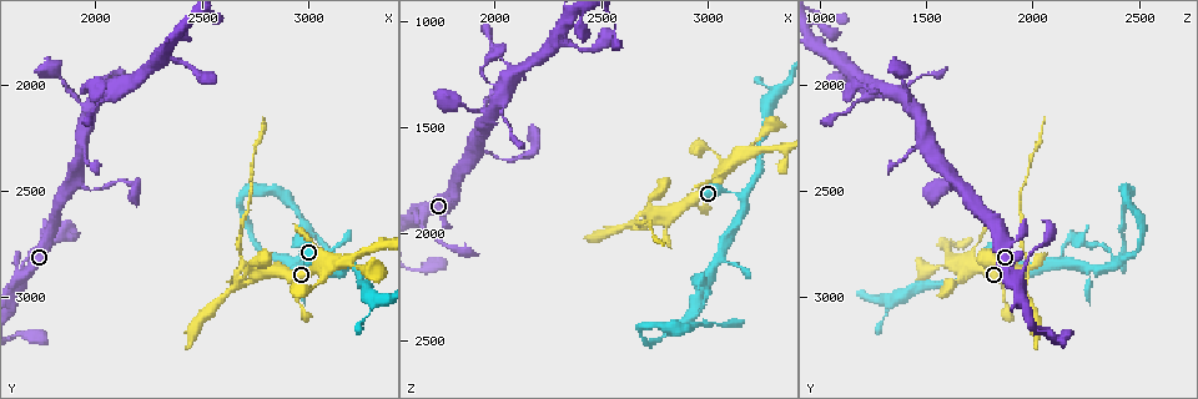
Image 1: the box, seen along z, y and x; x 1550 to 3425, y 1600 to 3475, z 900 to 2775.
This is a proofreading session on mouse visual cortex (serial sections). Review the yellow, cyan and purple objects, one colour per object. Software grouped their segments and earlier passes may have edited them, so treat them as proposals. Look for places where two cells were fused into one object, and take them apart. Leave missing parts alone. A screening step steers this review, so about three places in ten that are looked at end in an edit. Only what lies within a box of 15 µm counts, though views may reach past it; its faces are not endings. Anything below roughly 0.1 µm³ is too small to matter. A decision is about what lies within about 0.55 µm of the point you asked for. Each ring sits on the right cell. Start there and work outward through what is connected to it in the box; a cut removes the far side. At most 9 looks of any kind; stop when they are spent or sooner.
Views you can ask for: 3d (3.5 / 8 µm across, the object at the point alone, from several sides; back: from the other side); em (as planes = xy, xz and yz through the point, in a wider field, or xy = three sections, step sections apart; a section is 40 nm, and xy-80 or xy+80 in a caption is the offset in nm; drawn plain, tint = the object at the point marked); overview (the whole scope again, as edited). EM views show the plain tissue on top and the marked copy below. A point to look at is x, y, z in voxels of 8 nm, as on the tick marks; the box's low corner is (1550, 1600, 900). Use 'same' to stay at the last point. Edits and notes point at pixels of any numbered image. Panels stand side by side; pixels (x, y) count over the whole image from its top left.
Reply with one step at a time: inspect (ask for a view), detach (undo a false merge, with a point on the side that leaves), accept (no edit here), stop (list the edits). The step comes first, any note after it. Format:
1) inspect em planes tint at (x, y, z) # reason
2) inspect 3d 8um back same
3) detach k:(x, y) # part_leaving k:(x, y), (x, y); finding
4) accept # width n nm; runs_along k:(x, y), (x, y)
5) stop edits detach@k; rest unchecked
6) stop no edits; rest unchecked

inspect 3d 3.5um back at (2660, 2910, 1960) # side arm on a straight run

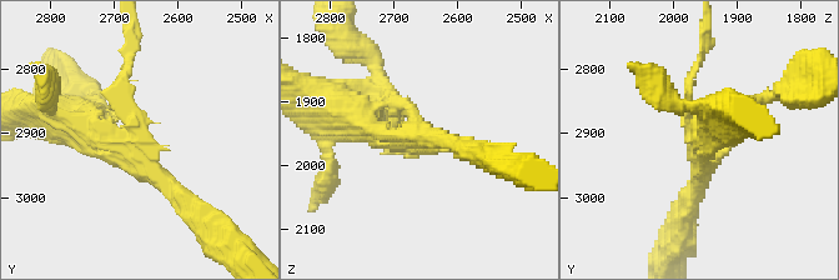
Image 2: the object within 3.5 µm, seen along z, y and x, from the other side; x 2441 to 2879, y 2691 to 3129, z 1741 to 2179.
inspect em xy step 5 tint at (2665, 2920, 1955) # arms 3; arm_widths 150, 250, 450 nm

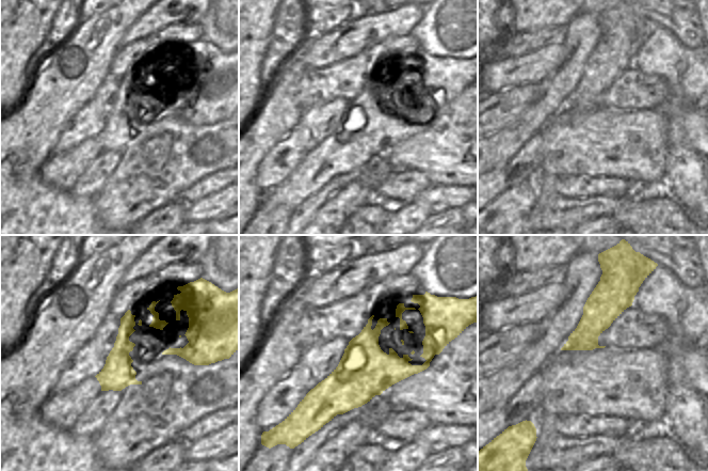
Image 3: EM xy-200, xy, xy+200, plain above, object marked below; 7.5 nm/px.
inspect em xy step 3 tint same

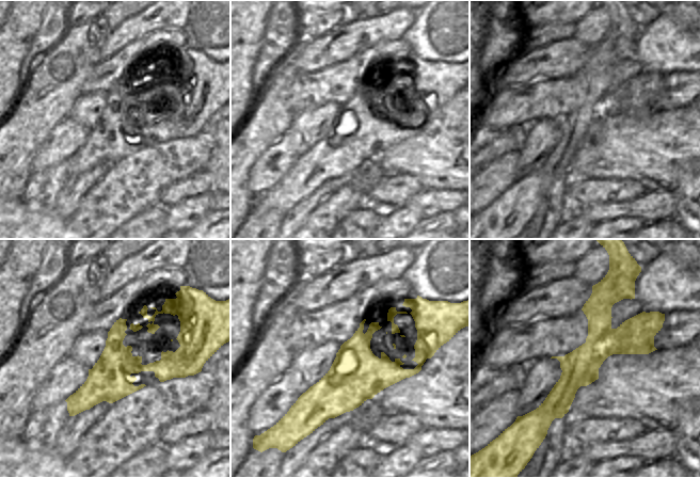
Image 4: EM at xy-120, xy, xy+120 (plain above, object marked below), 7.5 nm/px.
detach 2:(688, 88) # part_leaving 2:(134, 136), (119, 94), (134, 33); a second cell is stuck on

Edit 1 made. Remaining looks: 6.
inspect 3d 8um back at (3040, 2950, 1630) # abrupt turn

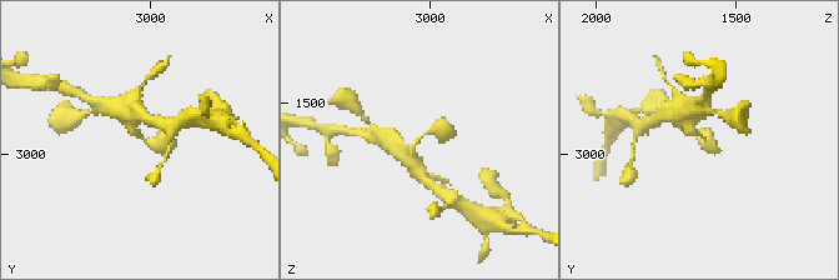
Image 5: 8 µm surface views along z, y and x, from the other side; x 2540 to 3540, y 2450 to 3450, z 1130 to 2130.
inspect 3d 3.5um at (3030, 2950, 1610) # closer look

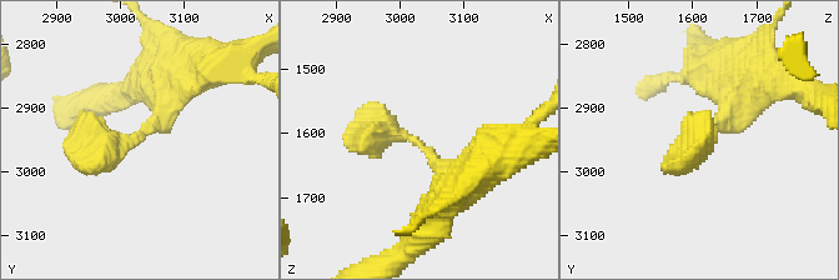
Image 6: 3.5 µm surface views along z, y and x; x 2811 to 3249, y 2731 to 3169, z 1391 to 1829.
inspect em xy step 3 tint at (3025, 2945, 1615)

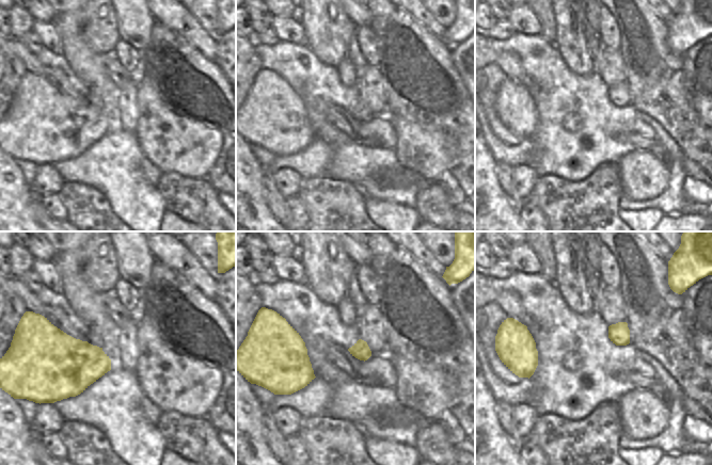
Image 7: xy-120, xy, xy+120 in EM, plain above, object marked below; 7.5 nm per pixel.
accept # width 140 nm; runs_along 6:(453, 193), (407, 135), (361, 148); continuous, no second cell

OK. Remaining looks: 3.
inspect 3d 3.5um at (2670, 2560, 2450) # abrupt turn

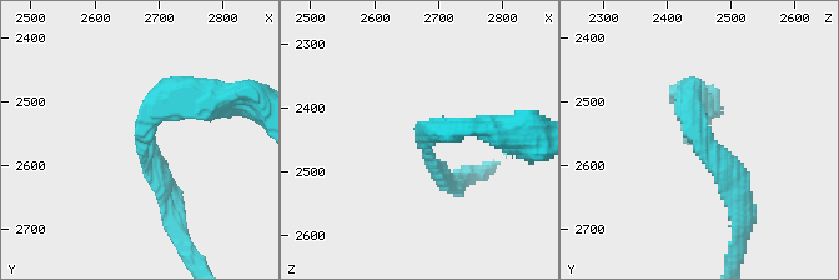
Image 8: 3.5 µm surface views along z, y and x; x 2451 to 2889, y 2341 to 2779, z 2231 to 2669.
inspect em planes tint at (2670, 2570, 2455) # arm_widths 250, 300 nm; now the EM

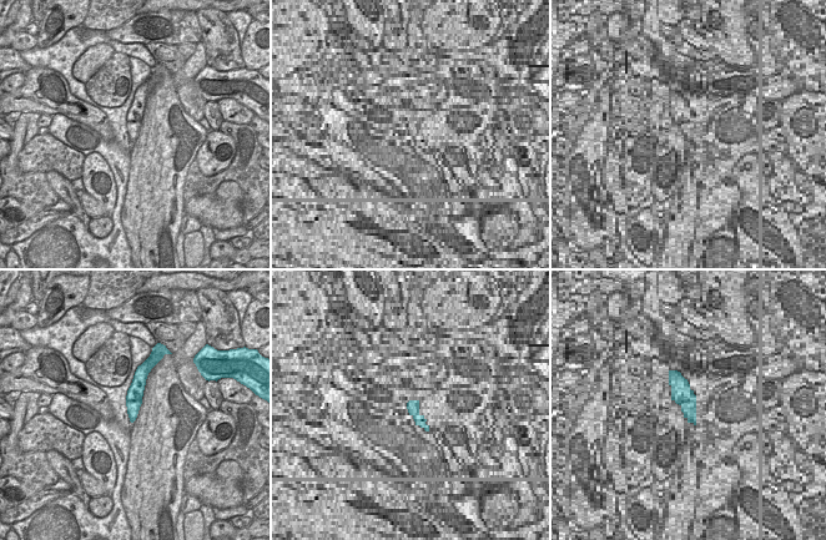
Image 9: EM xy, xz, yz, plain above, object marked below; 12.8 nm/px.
accept # width 220 nm; runs_along 9:(140, 371), (132, 417); continuous, no second cell

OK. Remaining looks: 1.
stop edits detach@2; rest unchecked

